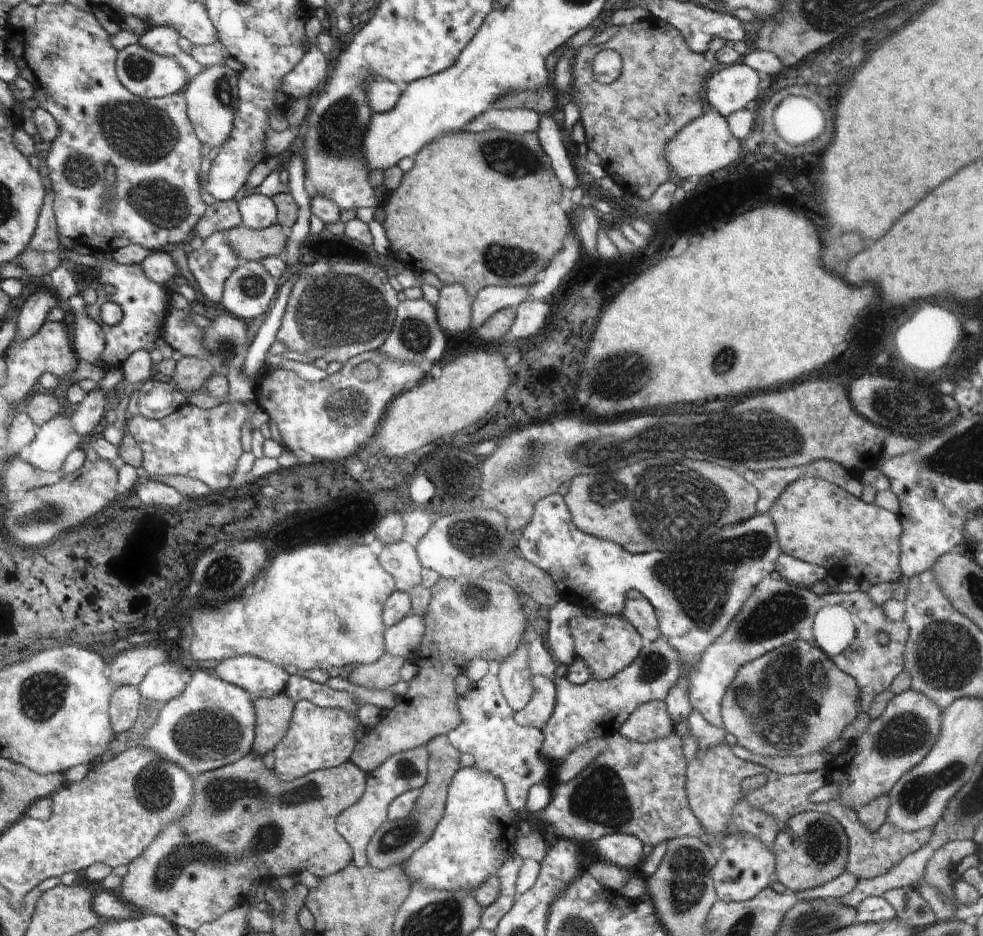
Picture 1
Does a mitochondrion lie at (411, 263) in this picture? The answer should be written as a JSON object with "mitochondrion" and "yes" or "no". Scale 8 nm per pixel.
{"mitochondrion":"no"}

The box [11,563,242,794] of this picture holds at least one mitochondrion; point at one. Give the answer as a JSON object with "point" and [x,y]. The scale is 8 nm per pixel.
{"point":[41,696]}

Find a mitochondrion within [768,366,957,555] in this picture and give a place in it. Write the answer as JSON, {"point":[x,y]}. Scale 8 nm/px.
{"point":[895,406]}

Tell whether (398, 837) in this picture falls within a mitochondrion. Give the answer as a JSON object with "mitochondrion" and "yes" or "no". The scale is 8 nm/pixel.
{"mitochondrion":"yes"}

